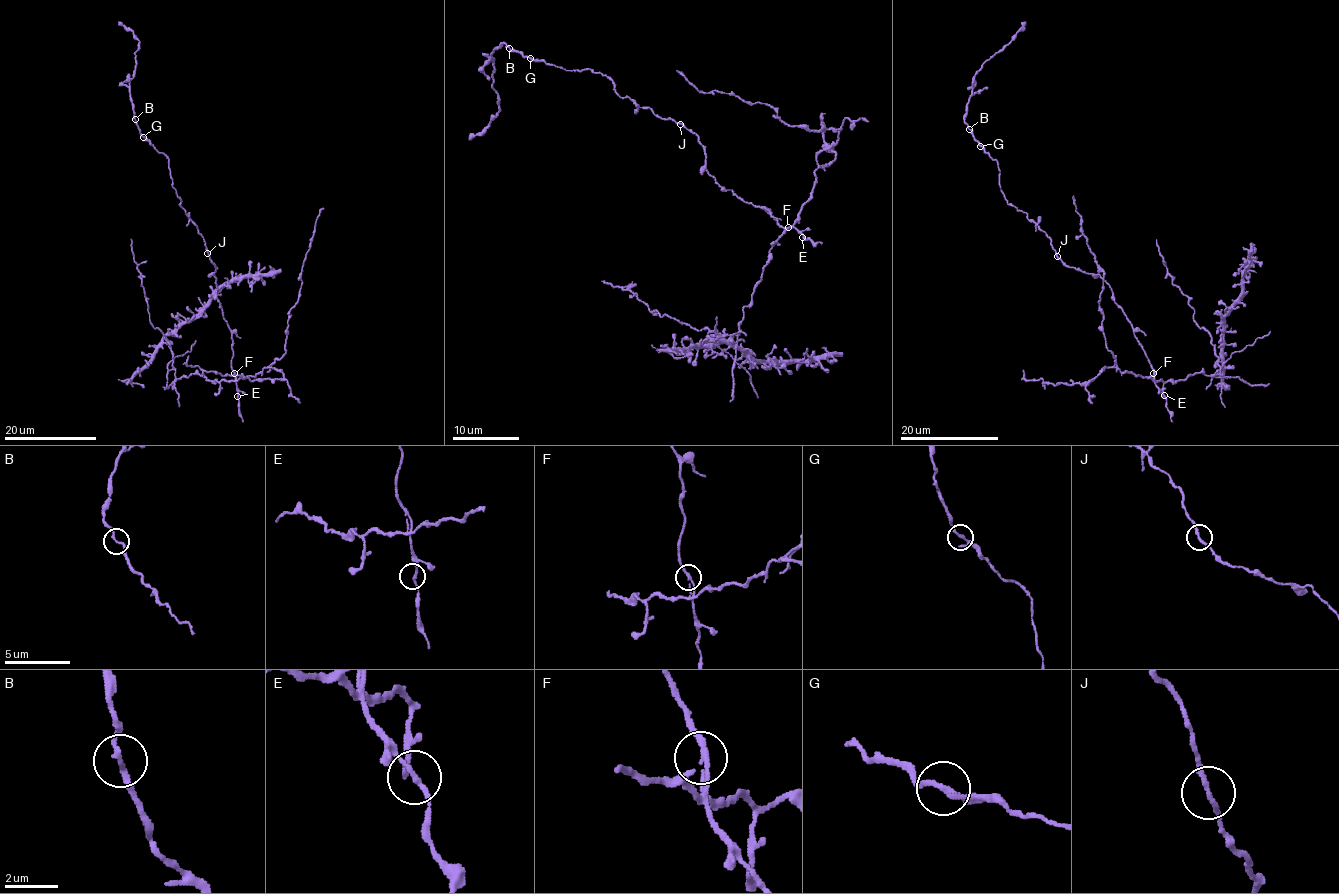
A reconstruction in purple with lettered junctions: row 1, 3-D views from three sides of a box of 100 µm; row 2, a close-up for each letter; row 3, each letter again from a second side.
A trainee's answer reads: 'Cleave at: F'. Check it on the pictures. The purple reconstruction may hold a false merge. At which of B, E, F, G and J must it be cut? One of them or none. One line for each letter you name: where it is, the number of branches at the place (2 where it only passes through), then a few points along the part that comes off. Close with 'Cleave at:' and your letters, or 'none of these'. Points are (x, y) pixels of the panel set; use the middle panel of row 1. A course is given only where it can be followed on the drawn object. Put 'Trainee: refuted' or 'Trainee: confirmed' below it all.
F: place (788, 227); branches 2; course (788, 227), (771, 247), (733, 334), (698, 330), (665, 314), (660, 317), (635, 293), (601, 281)
Cleave at: F
Trainee: confirmed

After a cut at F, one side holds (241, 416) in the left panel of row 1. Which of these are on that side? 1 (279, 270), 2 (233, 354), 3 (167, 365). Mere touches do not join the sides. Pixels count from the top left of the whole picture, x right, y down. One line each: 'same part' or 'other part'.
1: same part
2: same part
3: other part

